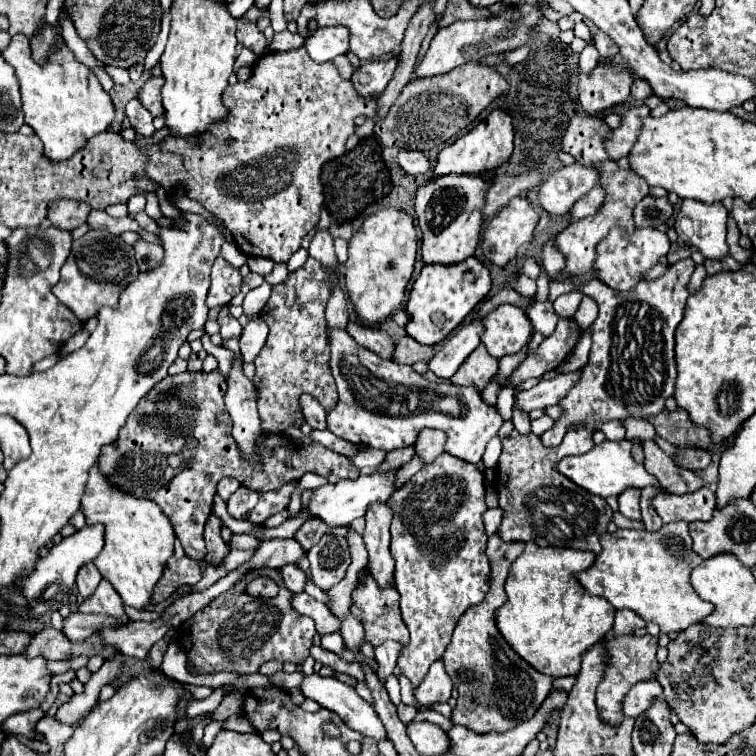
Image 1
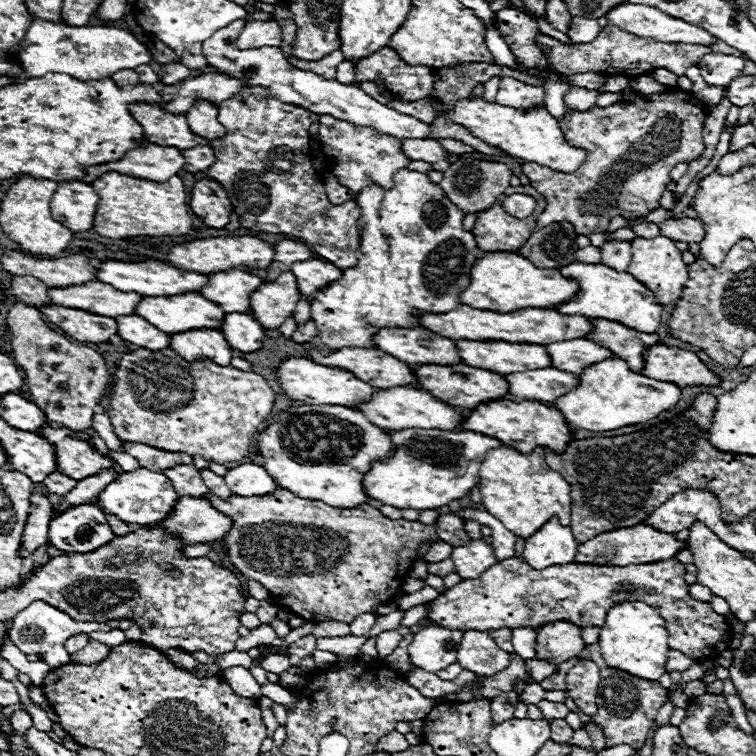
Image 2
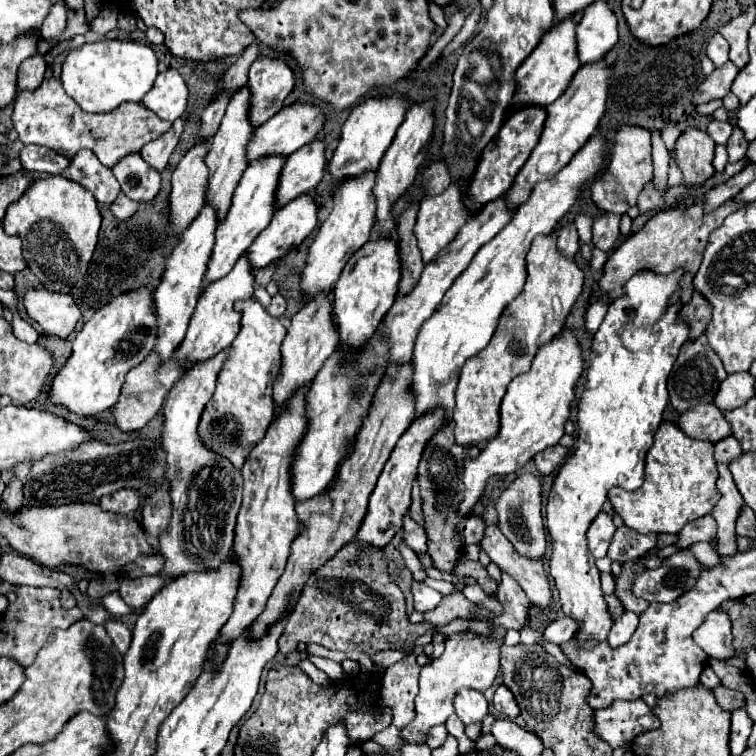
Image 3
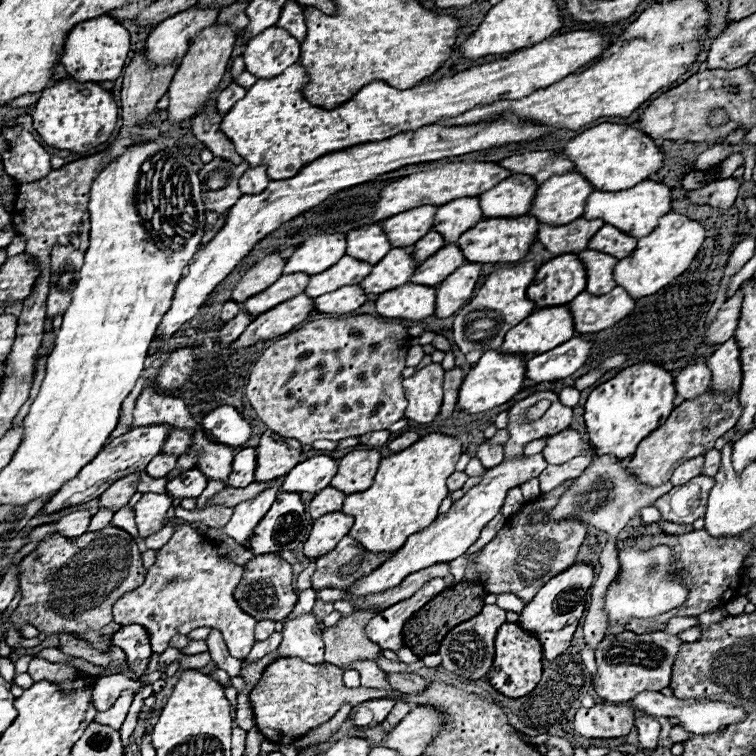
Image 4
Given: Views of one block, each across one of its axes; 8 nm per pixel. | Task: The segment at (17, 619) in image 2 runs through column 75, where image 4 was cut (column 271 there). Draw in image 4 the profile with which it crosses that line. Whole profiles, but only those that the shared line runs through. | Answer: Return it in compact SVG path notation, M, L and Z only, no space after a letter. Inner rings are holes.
M260 620L258 624L256 624L256 628L254 628L254 638L256 638L256 642L262 642L262 640L266 640L272 632L274 632L274 620Z

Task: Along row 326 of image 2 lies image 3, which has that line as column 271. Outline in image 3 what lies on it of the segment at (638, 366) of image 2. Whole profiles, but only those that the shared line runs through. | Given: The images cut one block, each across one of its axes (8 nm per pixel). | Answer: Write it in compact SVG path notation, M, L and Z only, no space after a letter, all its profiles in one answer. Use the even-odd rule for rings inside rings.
M404 364L402 368L394 368L394 372L388 372L384 386L380 386L376 390L370 414L366 416L366 420L356 436L356 442L354 442L354 448L352 448L348 460L344 460L342 466L338 468L338 476L336 476L332 488L326 492L320 492L316 498L304 500L304 504L296 506L298 518L304 522L304 530L292 542L292 552L288 556L286 570L280 576L278 584L274 586L274 592L268 600L268 608L264 608L264 612L250 626L252 640L262 638L270 626L284 620L288 616L288 612L296 606L296 600L300 598L300 592L302 592L308 576L314 574L320 566L324 566L344 544L354 540L354 536L364 520L368 498L376 486L376 480L378 480L386 460L390 458L390 452L396 446L398 438L406 432L406 428L412 422L414 402L412 402L412 394L408 394L408 388L406 388L410 380L412 380L412 366L410 364Z

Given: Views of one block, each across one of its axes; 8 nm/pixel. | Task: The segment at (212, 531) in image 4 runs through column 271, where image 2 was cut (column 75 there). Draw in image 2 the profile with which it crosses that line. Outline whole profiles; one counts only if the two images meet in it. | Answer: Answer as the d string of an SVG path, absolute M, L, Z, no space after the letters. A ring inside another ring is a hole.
M102 470L100 474L92 476L92 478L84 478L76 484L74 490L70 490L66 496L64 496L64 502L58 506L60 512L72 508L72 506L80 506L80 504L96 504L98 498L100 498L100 492L116 480L116 472L108 472L108 470Z

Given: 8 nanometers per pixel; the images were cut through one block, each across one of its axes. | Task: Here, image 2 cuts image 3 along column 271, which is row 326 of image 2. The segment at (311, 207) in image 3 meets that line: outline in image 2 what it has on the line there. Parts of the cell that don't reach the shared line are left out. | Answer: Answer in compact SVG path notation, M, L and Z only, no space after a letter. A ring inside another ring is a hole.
M226 314L220 332L240 352L256 352L264 346L264 326L250 314Z

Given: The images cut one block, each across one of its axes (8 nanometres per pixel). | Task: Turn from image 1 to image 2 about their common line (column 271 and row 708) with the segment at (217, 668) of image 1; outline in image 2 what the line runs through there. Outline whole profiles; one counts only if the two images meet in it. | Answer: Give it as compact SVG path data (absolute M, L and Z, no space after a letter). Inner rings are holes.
M588 644L584 648L584 654L580 654L582 660L592 660L600 668L600 710L594 718L586 718L576 704L572 704L572 712L580 716L580 720L594 722L596 726L602 728L604 738L606 738L606 748L618 746L618 744L628 744L634 750L640 750L646 744L648 730L654 726L654 718L660 710L660 706L668 700L668 690L662 688L658 682L644 682L640 678L632 678L630 674L624 674L622 670L612 670L604 664L600 646L598 644Z

